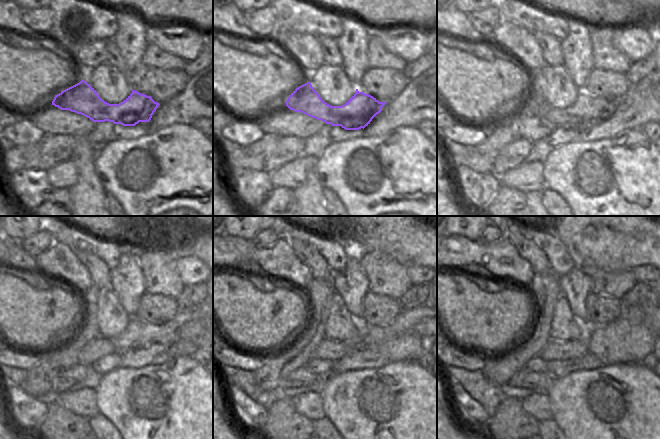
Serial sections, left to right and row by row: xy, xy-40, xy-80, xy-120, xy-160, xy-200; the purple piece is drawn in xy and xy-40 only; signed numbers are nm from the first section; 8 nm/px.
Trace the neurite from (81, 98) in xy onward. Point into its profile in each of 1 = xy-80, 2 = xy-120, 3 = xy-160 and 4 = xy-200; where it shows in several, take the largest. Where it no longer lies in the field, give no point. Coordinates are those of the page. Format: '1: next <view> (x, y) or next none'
1: next xy-80 (587, 110)
2: next xy-120 (191, 323)
3: next xy-160 (416, 319)
4: next xy-200 (640, 313)

